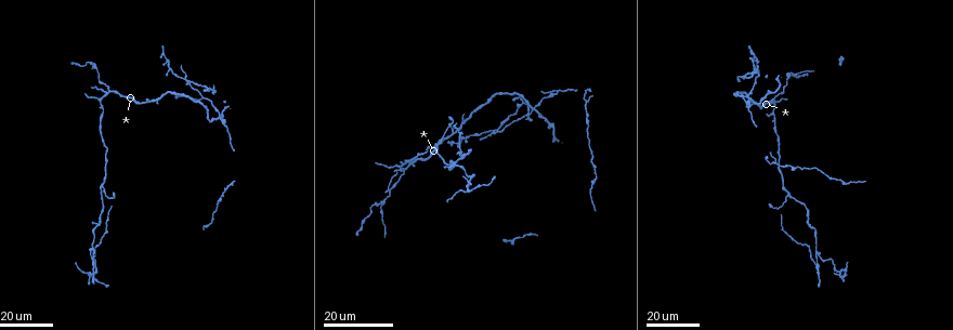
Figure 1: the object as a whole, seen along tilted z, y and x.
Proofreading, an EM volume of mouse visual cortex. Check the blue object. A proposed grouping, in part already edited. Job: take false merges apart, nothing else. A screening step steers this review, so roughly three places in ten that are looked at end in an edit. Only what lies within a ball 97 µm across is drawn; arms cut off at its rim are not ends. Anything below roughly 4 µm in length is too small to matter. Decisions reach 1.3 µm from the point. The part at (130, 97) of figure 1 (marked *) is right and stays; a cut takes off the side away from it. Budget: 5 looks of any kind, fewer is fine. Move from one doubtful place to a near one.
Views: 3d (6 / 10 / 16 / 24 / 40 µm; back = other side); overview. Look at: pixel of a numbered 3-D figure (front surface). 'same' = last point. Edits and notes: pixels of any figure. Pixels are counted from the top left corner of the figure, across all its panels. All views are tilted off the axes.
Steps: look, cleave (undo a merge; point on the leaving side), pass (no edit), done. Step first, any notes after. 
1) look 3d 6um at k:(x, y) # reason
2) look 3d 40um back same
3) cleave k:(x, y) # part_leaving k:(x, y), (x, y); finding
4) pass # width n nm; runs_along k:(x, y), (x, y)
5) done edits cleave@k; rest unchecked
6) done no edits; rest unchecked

look 3d 16um at 1:(399, 166) # a fork

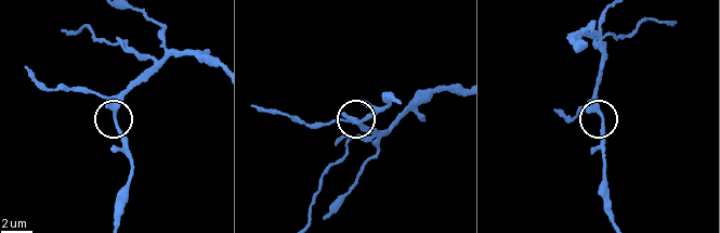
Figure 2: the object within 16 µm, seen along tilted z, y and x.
look 3d 6um at 2:(112, 109)

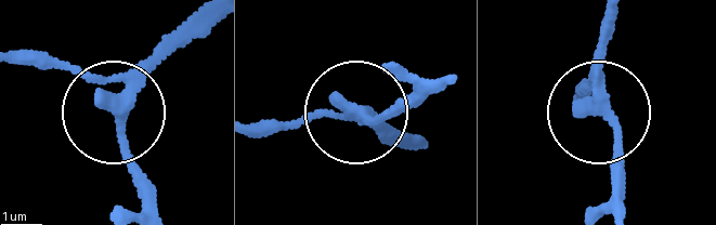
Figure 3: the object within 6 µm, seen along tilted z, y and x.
pass # width 270 nm; runs_along 3:(217, 11), (115, 106), (48, 52); one neuron here

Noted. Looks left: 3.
look 3d 16um at 1:(753, 60) # thin arm on a thick one

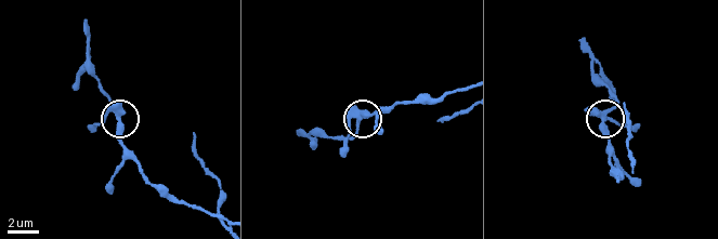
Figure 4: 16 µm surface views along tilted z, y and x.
look 3d 6um at 4:(357, 117)

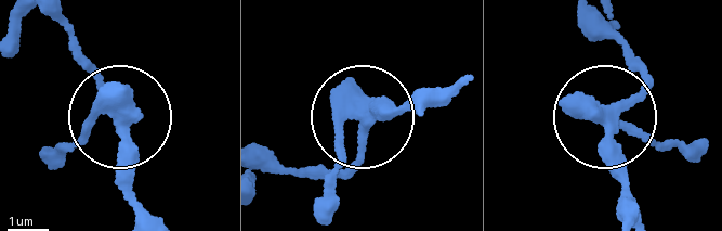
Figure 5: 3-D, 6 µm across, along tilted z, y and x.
pass # runs_along 5:(629, 217), (617, 133), (603, 120), (675, 150); all the same neuron

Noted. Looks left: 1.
done no edits; rest unchecked

